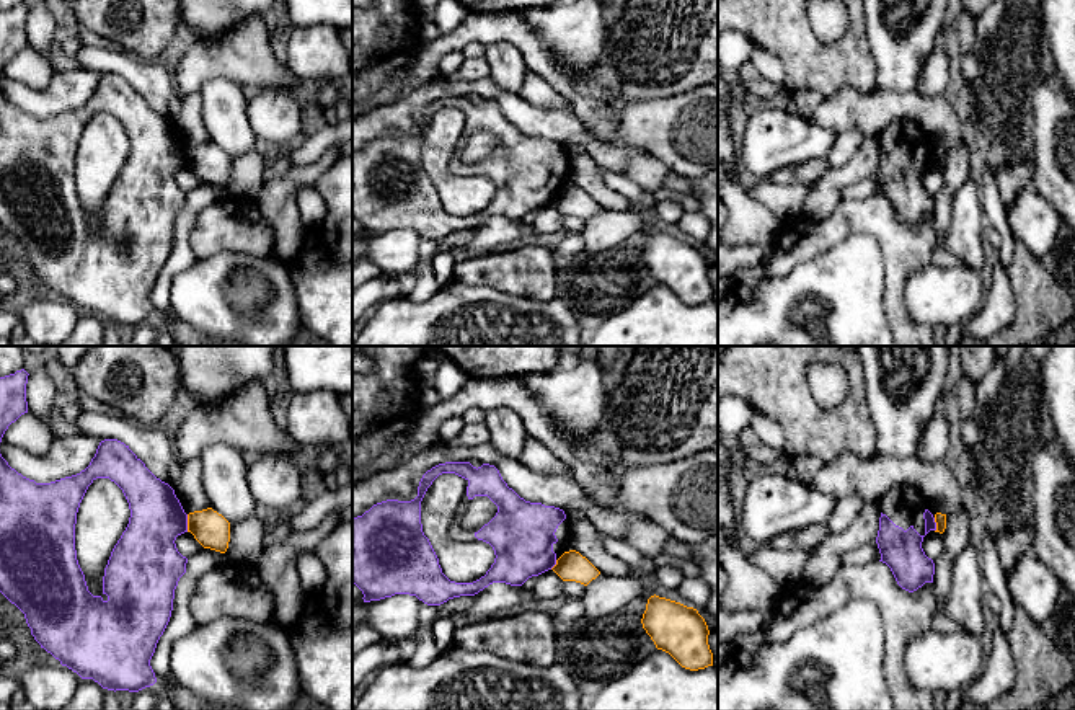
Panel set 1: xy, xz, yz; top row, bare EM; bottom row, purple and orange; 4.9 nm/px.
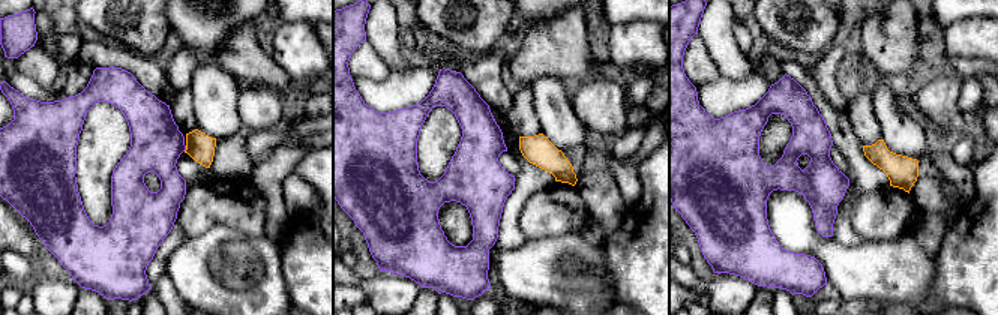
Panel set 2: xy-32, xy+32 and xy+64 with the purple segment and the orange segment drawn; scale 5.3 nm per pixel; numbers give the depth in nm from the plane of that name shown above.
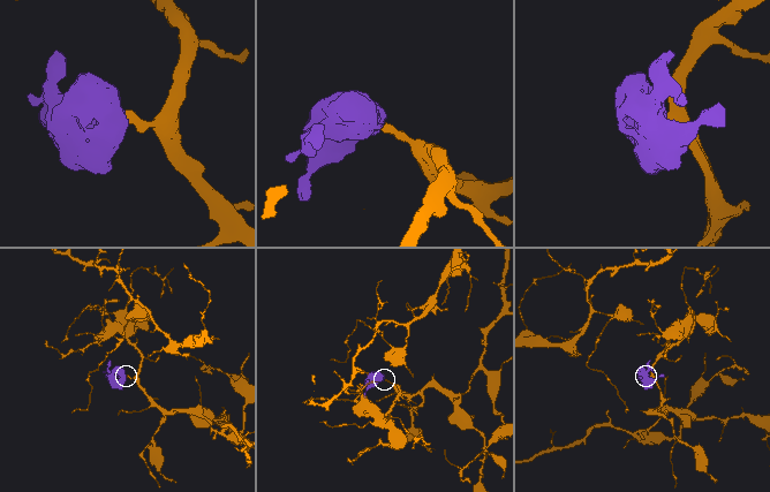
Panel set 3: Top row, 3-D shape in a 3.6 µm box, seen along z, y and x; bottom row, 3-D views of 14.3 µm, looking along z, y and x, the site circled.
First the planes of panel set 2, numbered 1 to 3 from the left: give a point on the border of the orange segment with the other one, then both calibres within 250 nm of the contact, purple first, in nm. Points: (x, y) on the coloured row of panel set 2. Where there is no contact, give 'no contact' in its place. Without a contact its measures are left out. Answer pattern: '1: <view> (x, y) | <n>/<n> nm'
1: xy-32 (185, 149) | 280/150 nm
2: no contact
3: no contact

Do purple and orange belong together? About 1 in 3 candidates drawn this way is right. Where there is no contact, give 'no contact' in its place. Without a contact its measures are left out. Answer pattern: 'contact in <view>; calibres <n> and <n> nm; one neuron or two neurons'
contact in xy; calibres 300 and 180 nm; two neurons

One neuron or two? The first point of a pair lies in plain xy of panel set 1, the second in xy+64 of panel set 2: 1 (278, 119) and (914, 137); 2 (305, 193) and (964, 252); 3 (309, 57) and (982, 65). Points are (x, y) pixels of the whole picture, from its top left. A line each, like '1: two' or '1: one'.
1: two
2: two
3: two

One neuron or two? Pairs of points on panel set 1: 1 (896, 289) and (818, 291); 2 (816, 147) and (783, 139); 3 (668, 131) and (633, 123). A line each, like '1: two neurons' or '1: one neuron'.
1: two neurons
2: one neuron
3: one neuron

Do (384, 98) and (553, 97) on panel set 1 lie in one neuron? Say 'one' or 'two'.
two

